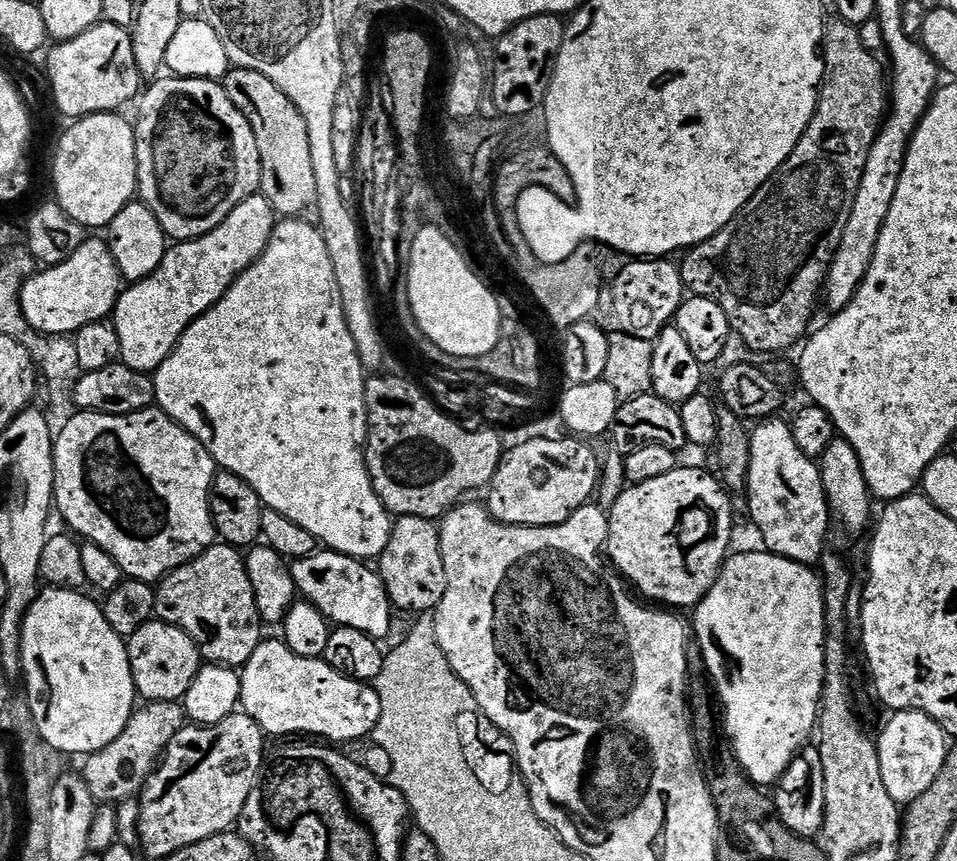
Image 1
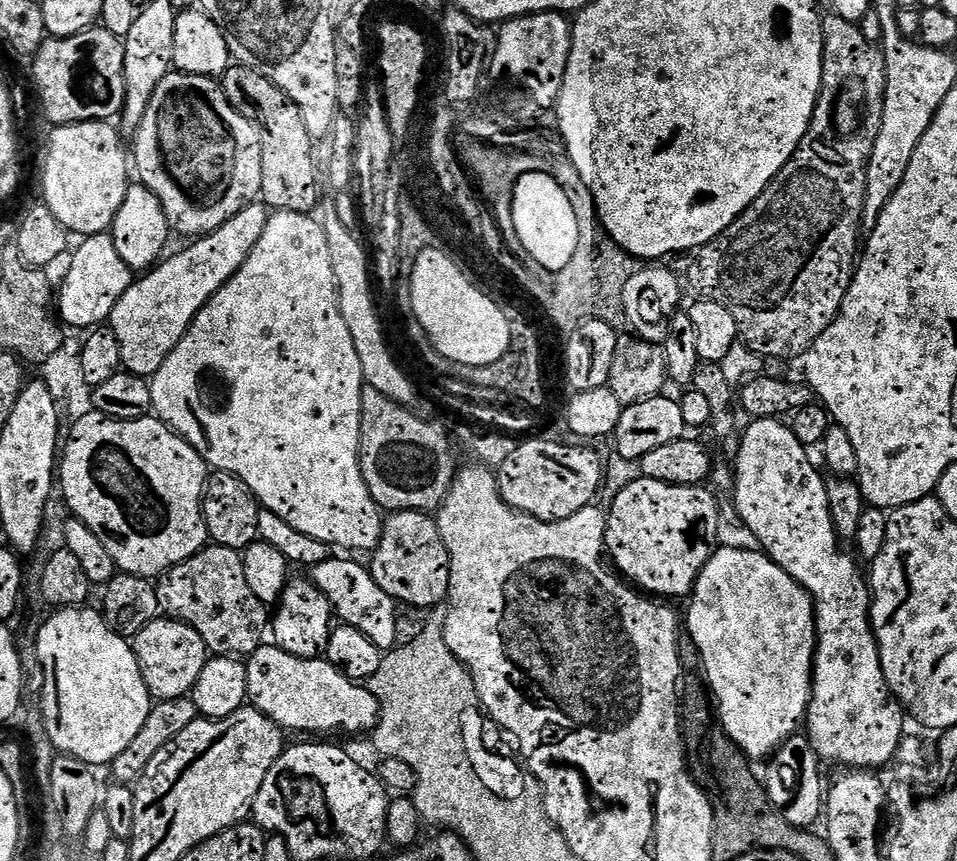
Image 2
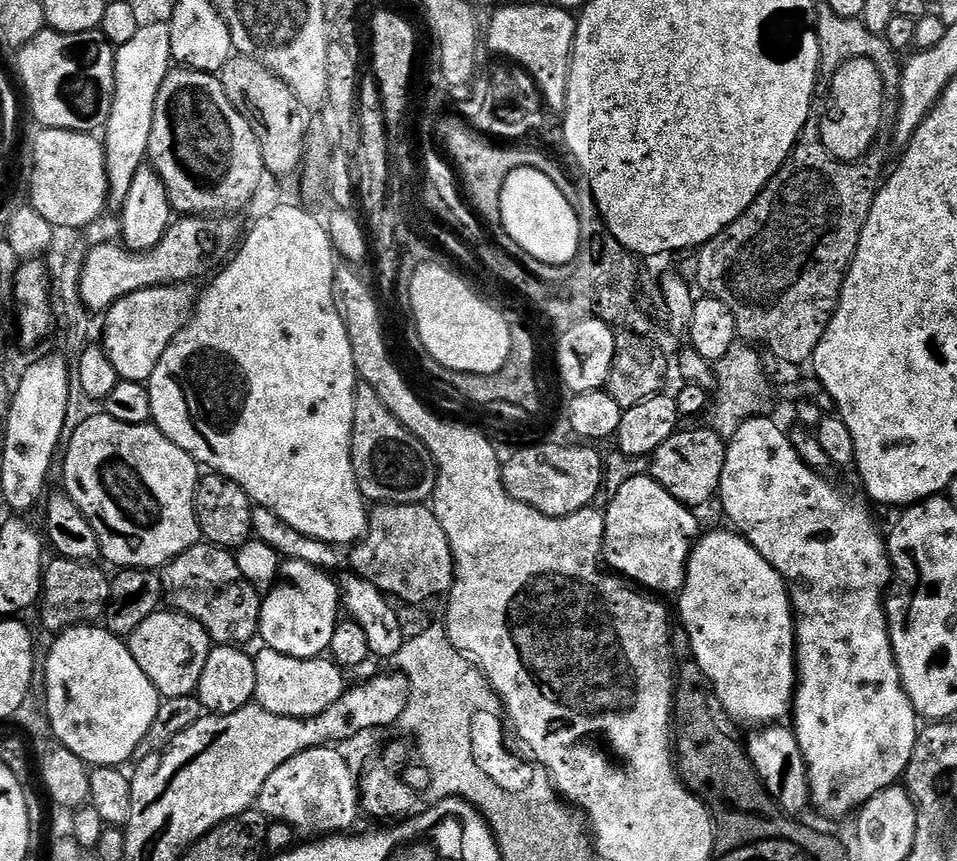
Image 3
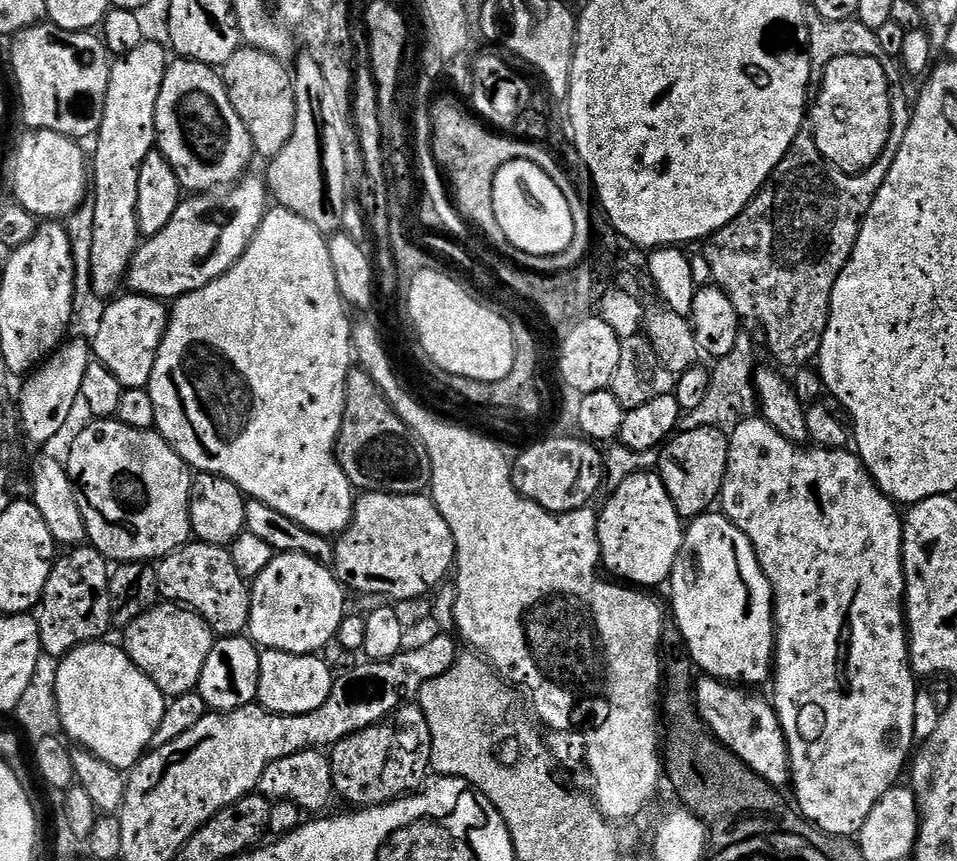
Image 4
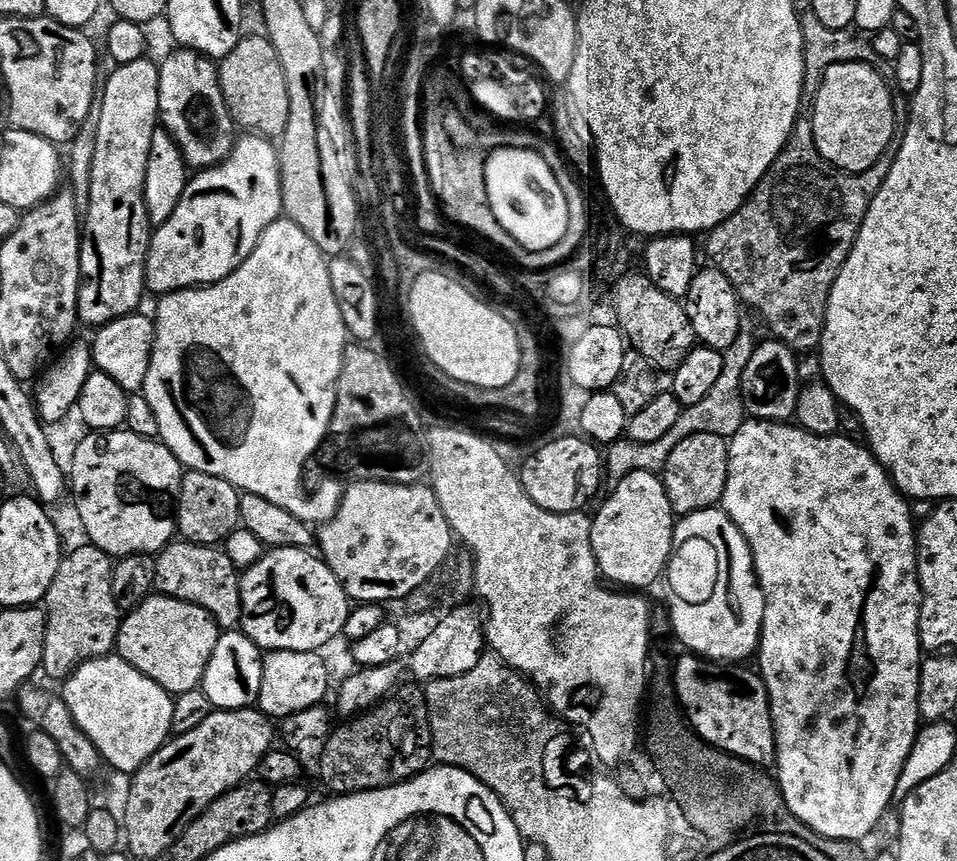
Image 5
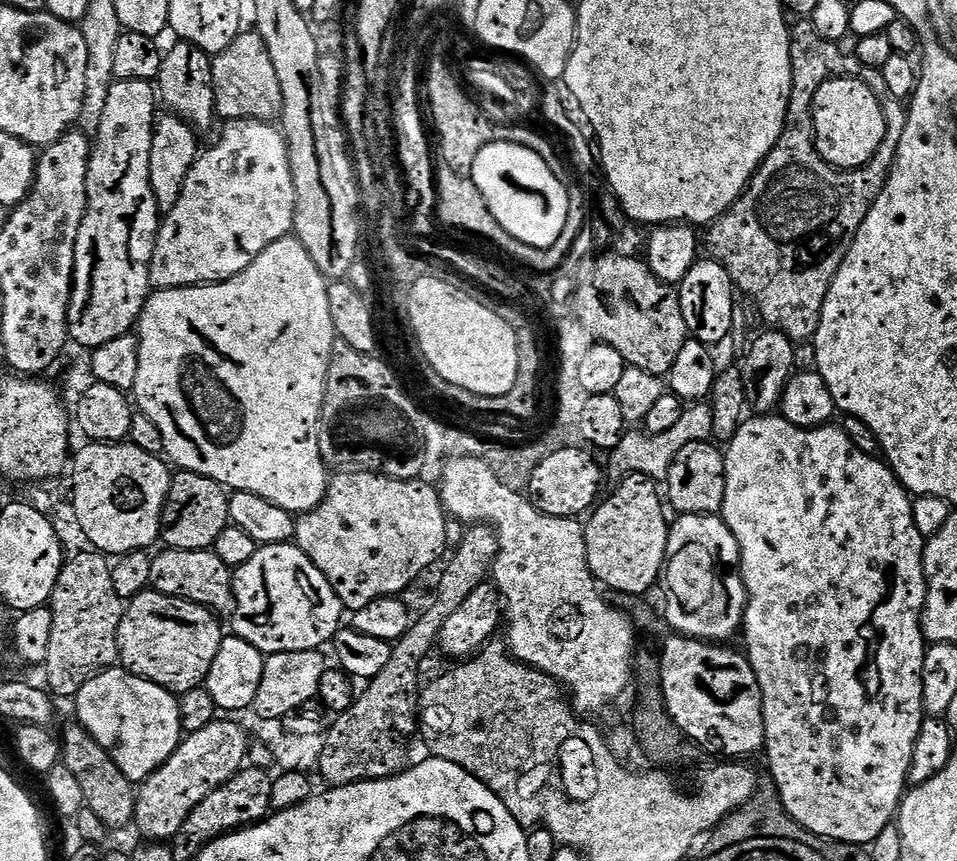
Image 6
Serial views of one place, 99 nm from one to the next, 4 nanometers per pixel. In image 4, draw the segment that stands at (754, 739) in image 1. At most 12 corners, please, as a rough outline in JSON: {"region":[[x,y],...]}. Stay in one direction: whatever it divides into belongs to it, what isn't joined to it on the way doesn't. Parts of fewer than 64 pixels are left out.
{"region":[[727,516],[687,525],[672,612],[701,673],[774,672],[772,587]]}

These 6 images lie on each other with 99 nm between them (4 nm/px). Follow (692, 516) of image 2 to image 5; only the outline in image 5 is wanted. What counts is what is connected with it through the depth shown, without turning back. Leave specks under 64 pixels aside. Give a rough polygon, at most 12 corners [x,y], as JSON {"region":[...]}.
{"region":[[635,472],[592,516],[599,575],[644,590],[678,523],[663,479]]}

